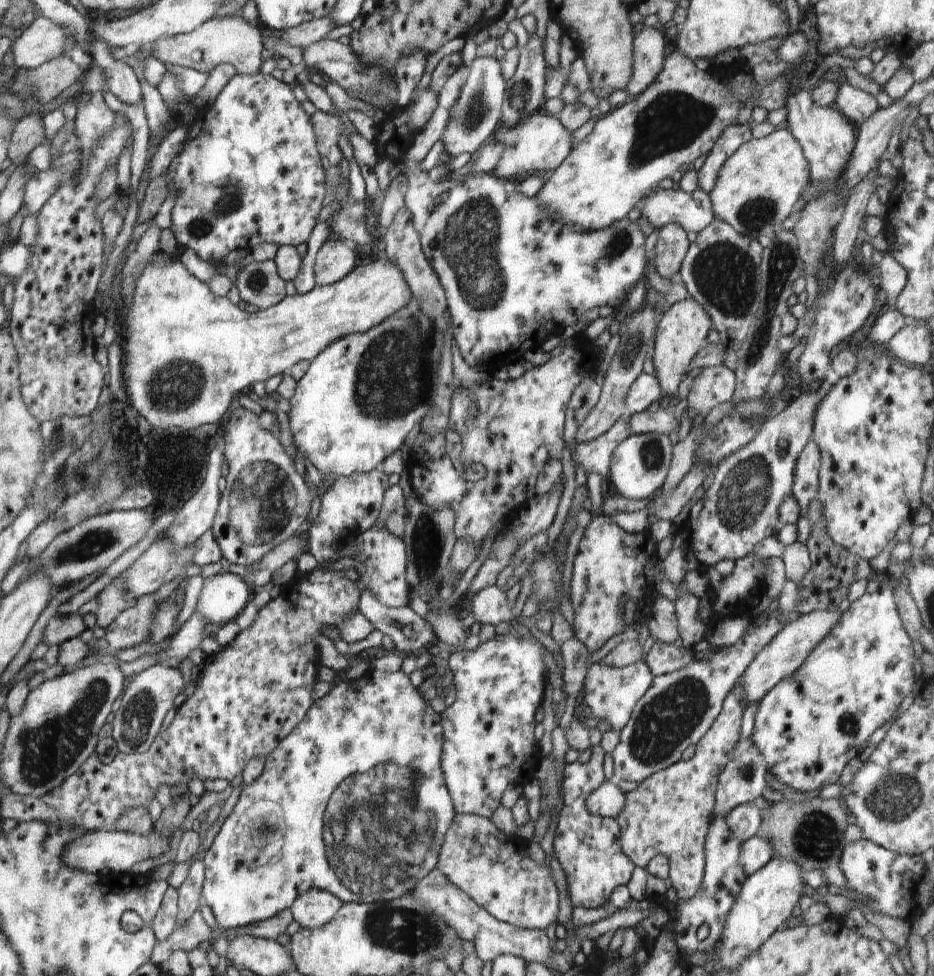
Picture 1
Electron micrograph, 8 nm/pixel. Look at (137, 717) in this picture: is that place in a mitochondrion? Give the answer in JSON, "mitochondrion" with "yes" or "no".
{"mitochondrion":"yes"}

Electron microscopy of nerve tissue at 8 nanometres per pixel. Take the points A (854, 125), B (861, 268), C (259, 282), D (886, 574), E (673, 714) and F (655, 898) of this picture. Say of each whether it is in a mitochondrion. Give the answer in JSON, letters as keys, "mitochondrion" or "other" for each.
{"A":"other","B":"other","C":"mitochondrion","D":"other","E":"mitochondrion","F":"other"}

